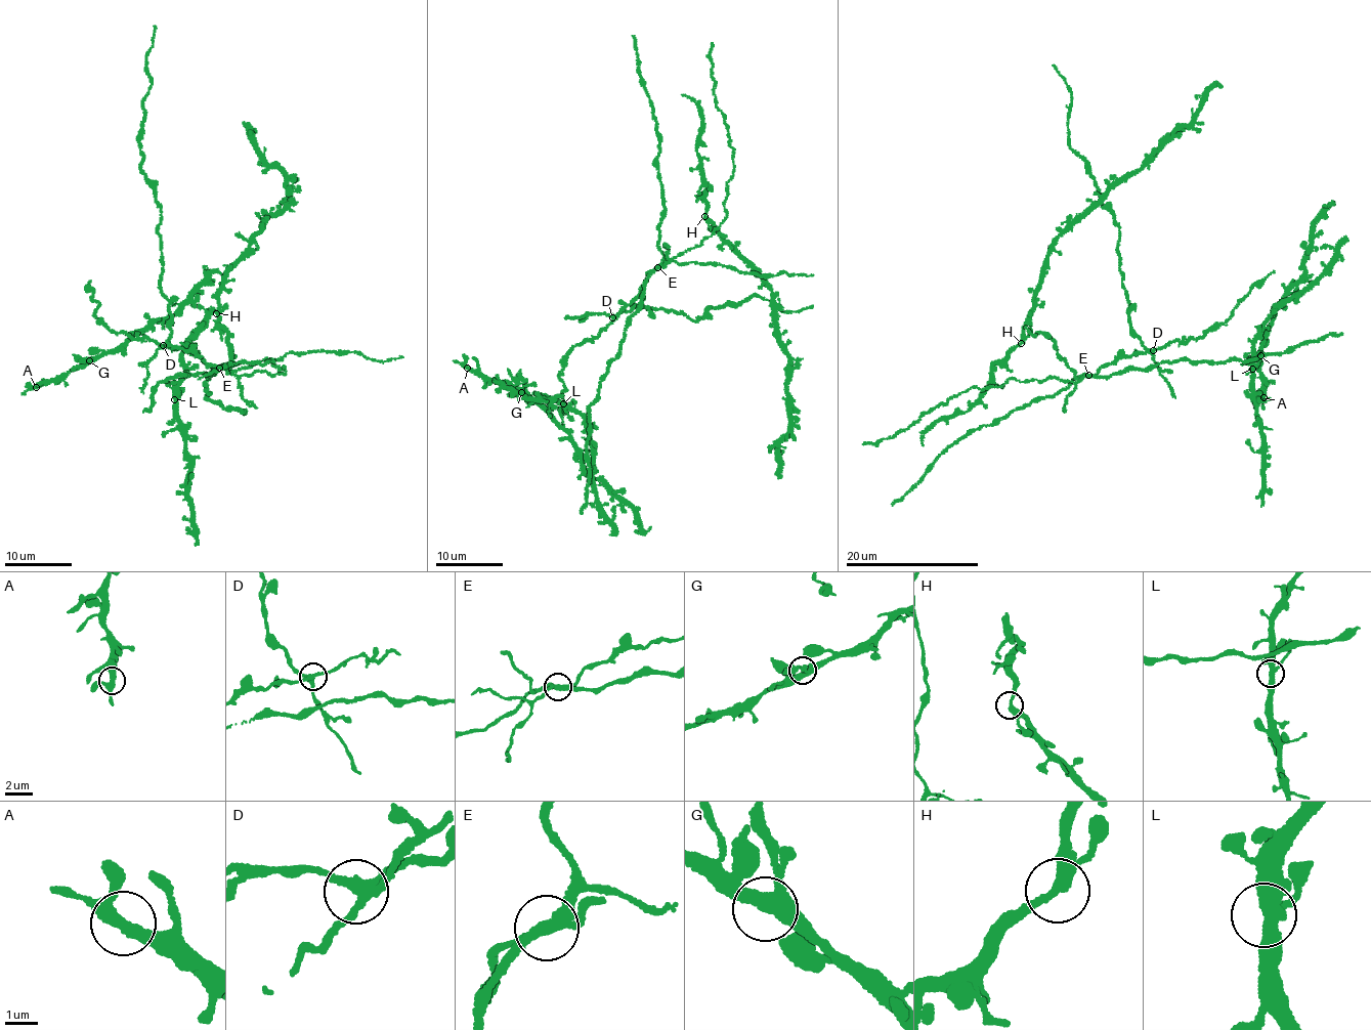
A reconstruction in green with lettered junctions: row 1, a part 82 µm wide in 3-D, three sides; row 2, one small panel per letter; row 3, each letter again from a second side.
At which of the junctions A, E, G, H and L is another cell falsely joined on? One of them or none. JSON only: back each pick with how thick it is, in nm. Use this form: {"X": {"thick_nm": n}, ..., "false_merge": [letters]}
{"E": {"thick_nm": 280}, "false_merge": ["E"]}

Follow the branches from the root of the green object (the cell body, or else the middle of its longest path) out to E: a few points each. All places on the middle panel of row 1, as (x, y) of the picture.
E: (728, 180), (726, 217), (722, 223), (701, 241), (699, 246), (678, 254), (663, 267), (657, 268)

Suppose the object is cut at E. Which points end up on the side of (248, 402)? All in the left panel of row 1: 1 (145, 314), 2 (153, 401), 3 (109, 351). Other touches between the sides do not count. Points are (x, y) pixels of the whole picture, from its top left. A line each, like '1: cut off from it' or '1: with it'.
1: cut off from it
2: cut off from it
3: cut off from it

